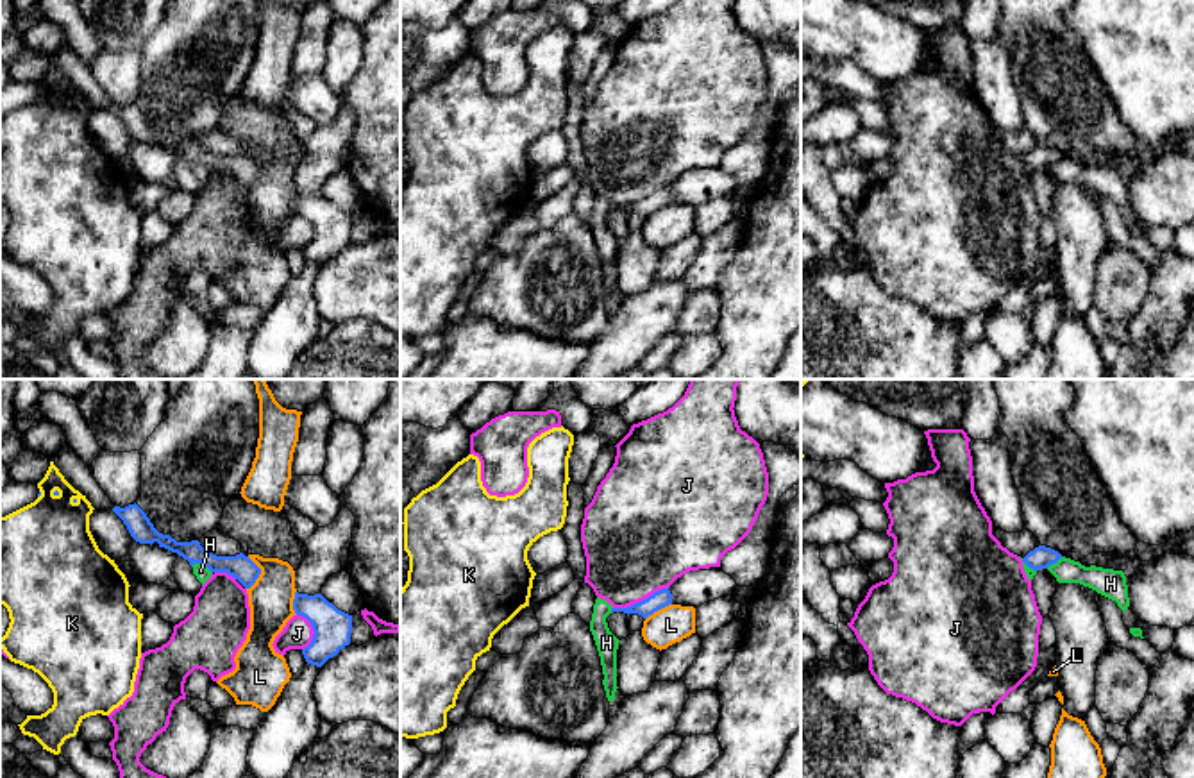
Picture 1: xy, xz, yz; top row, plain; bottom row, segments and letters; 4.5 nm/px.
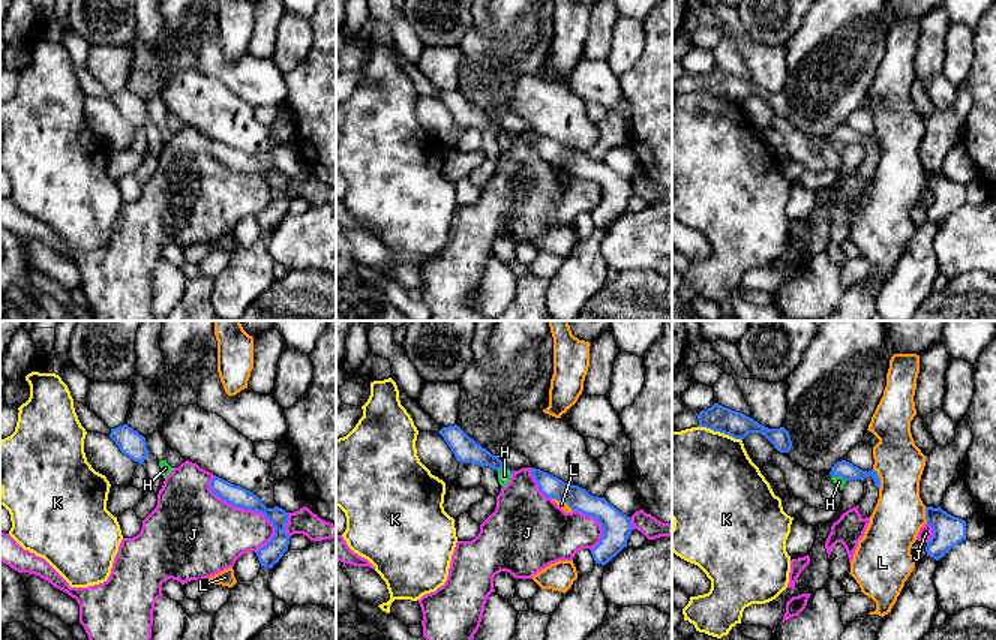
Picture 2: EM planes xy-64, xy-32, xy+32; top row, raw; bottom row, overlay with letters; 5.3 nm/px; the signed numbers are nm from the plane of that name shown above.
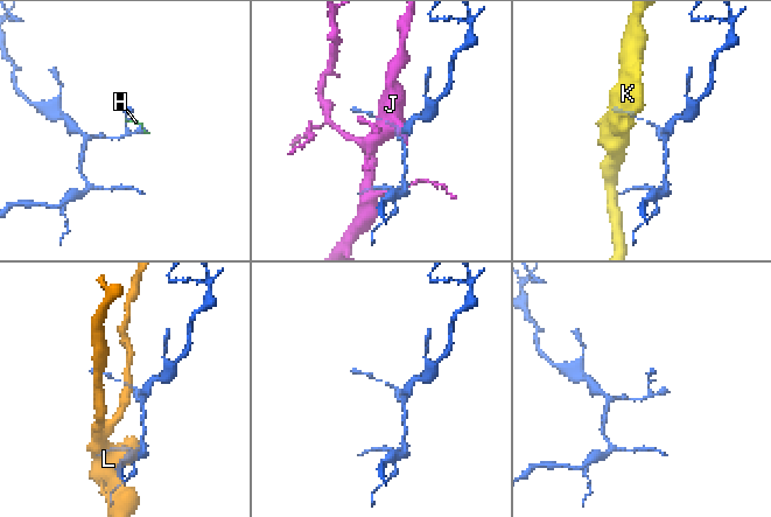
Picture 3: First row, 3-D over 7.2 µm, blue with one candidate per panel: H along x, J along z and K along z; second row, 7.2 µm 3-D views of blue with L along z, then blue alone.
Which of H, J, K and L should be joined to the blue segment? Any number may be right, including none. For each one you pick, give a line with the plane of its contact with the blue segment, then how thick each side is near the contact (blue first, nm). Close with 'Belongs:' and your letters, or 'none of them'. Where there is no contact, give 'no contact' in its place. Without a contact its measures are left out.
Belongs: none of them

